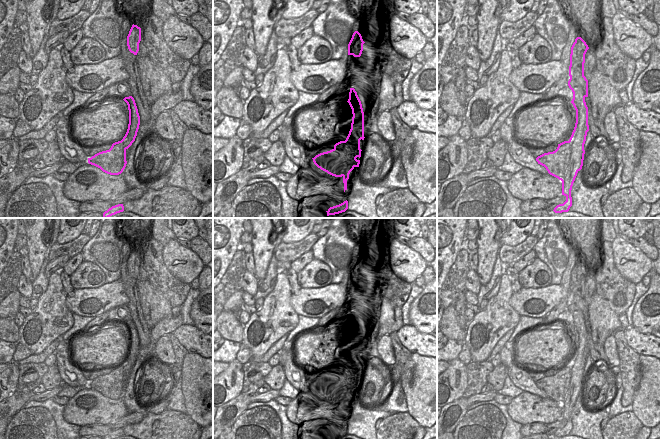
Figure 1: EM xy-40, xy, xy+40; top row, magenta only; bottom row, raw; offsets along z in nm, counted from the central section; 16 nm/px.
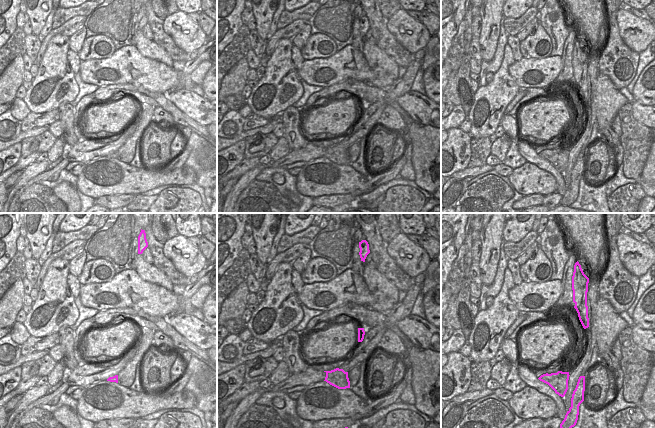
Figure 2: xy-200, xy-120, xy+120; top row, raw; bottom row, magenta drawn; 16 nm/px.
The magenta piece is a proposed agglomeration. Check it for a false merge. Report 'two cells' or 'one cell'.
two cells

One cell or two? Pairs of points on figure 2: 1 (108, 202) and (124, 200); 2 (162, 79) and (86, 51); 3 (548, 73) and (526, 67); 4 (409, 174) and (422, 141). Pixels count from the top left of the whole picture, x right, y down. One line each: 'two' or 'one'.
1: one
2: two
3: one
4: two

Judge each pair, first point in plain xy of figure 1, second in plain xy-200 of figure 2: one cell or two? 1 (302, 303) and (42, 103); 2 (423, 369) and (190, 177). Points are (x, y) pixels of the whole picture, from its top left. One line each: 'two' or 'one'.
1: two
2: two

